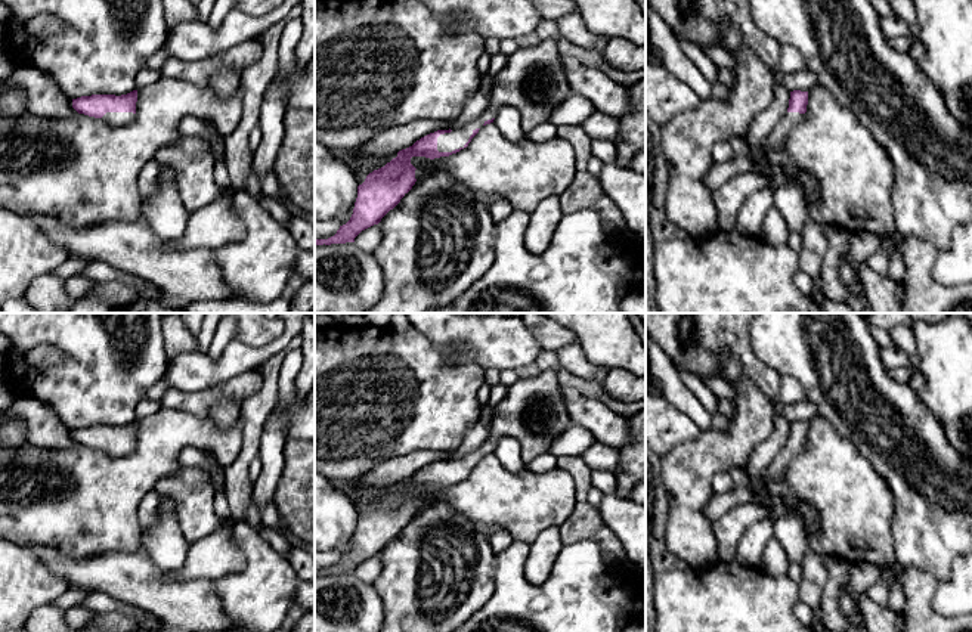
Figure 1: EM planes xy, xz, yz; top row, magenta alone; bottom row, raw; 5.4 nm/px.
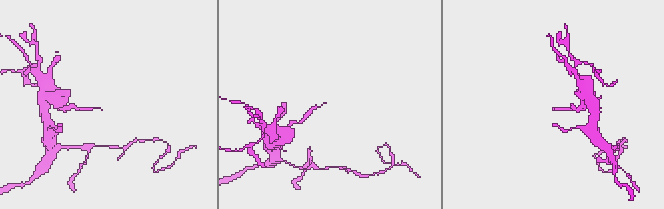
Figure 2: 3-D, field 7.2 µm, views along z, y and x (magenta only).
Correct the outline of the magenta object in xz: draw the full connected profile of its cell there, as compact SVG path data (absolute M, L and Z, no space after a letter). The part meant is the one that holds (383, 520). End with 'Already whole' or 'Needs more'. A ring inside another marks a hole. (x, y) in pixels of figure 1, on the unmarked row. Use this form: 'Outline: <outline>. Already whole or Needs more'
Outline: M542 371L530 378L518 378L507 390L507 396L495 406L489 439L473 453L456 461L437 461L412 477L397 483L384 498L369 504L357 517L357 529L350 551L328 570L315 570L315 576L355 573L365 560L378 555L415 515L412 487L430 490L449 487L467 478L479 461L493 453L502 437L513 437L521 446L521 458L527 465L547 453L572 424L561 393L558 371Z. Needs more

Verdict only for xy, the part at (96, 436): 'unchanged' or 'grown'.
grown

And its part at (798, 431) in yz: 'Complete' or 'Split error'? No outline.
Split error

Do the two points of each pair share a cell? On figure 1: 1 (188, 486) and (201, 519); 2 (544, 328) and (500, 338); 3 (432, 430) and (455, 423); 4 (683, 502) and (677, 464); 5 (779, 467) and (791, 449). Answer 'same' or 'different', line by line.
1: same
2: different
3: same
4: same
5: same

